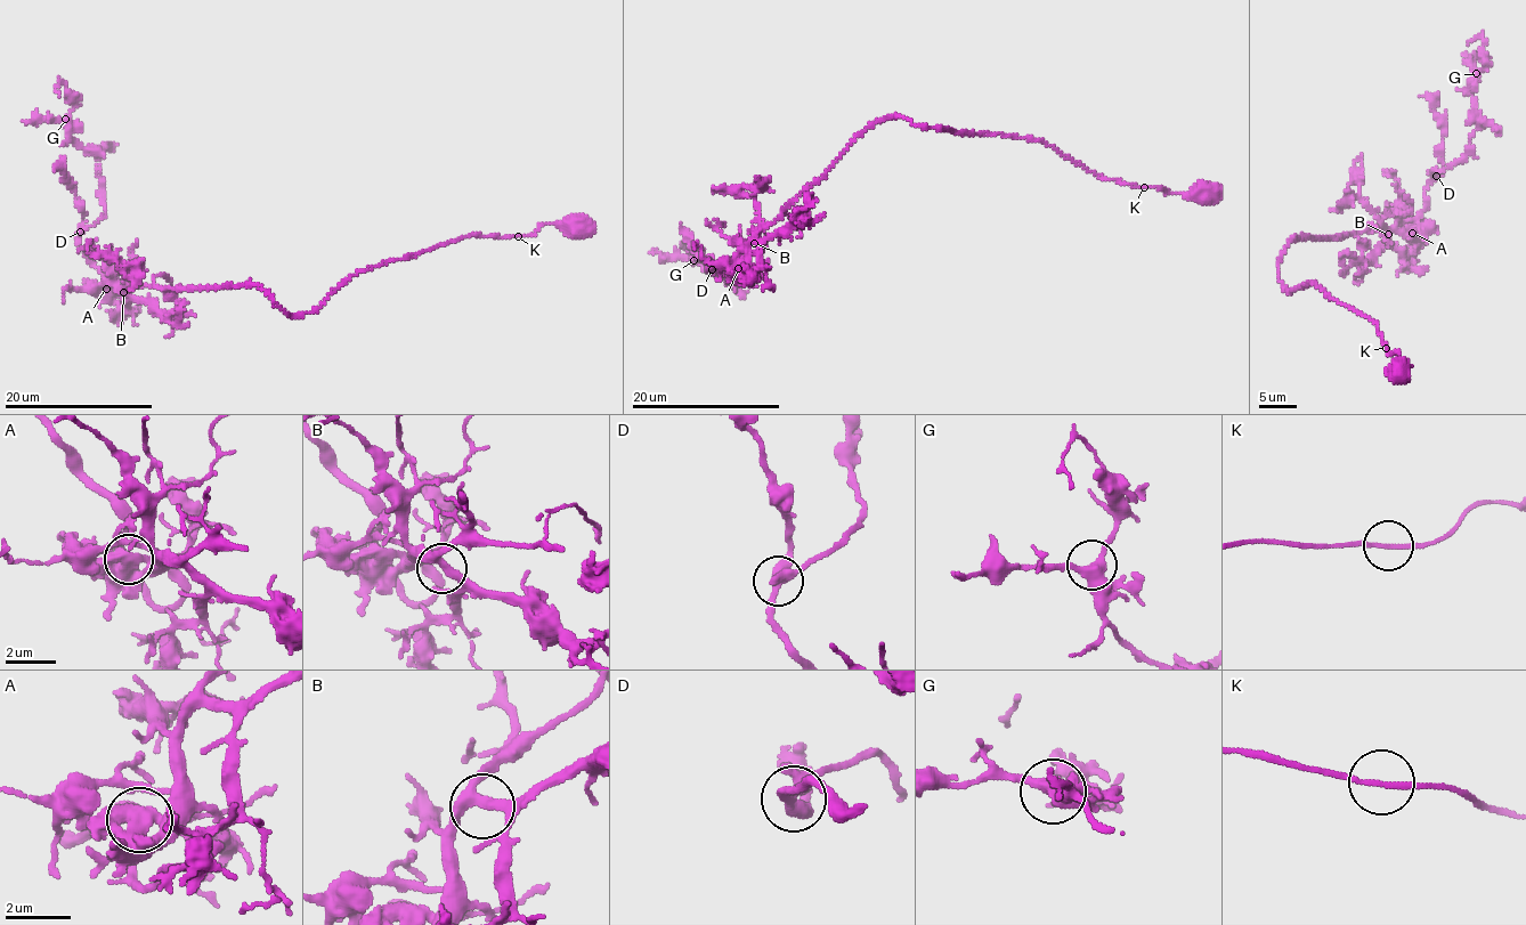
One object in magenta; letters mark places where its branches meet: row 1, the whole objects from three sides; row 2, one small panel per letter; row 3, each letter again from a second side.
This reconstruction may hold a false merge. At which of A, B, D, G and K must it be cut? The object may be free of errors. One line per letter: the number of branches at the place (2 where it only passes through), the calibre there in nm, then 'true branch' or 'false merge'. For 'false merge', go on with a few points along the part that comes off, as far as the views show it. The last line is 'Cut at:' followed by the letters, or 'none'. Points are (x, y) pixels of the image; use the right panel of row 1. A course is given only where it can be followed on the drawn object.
A: branches 1; calibre 700 nm; true branch
B: branches 3; calibre 280 nm; true branch
D: branches 3; calibre 360 nm; true branch
G: branches 3; calibre 360 nm; true branch
K: branches 2; calibre 160 nm; true branch
Cut at: none

